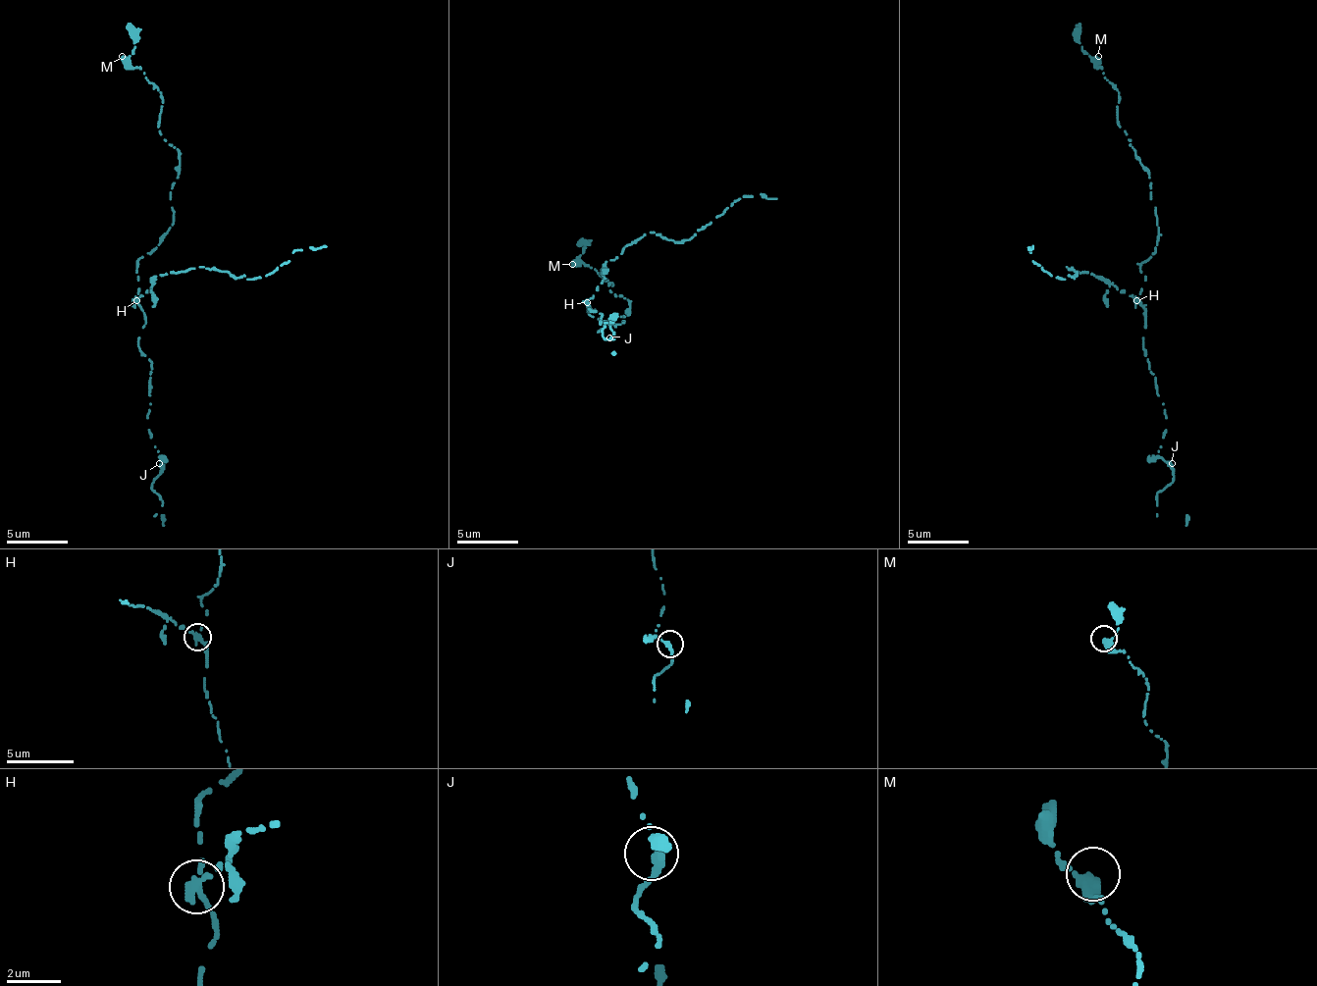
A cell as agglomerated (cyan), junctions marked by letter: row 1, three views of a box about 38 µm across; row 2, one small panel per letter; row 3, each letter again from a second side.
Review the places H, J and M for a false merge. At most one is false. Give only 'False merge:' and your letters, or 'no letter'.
False merge: H

